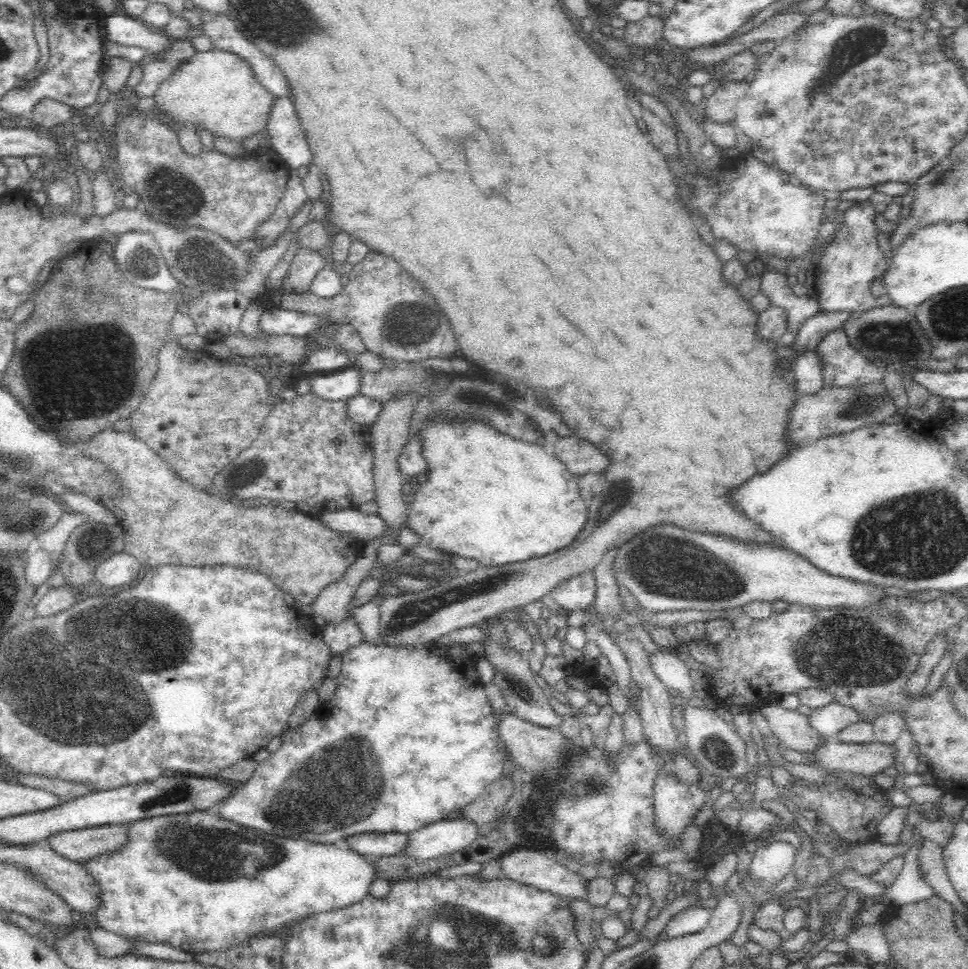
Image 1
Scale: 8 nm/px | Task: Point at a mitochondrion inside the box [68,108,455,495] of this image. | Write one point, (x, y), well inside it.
(211, 258)

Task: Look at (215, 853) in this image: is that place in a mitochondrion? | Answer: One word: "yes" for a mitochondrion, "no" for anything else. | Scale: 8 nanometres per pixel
yes

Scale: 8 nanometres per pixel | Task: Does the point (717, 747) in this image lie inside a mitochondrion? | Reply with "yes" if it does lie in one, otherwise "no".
yes

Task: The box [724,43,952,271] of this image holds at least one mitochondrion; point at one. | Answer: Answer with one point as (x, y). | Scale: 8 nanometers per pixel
(886, 119)

